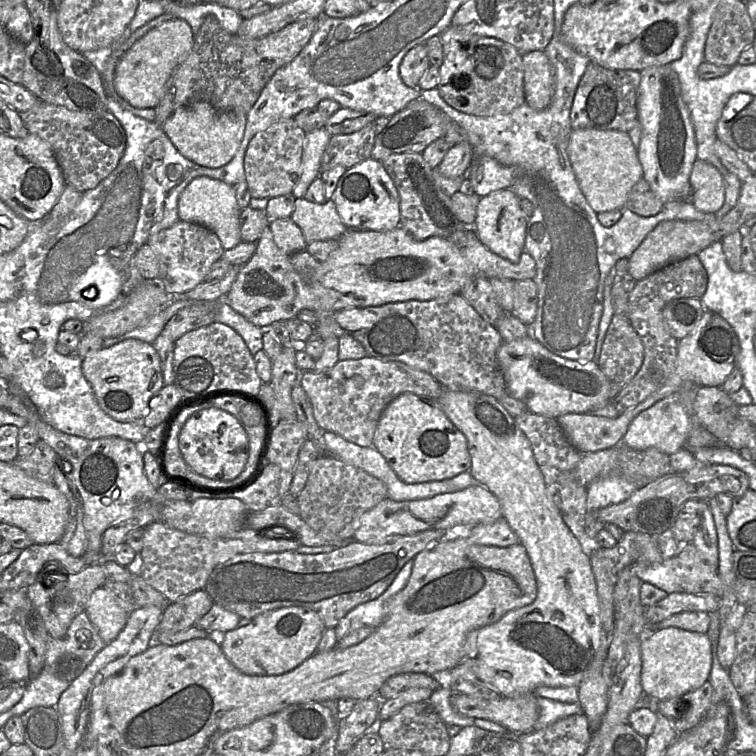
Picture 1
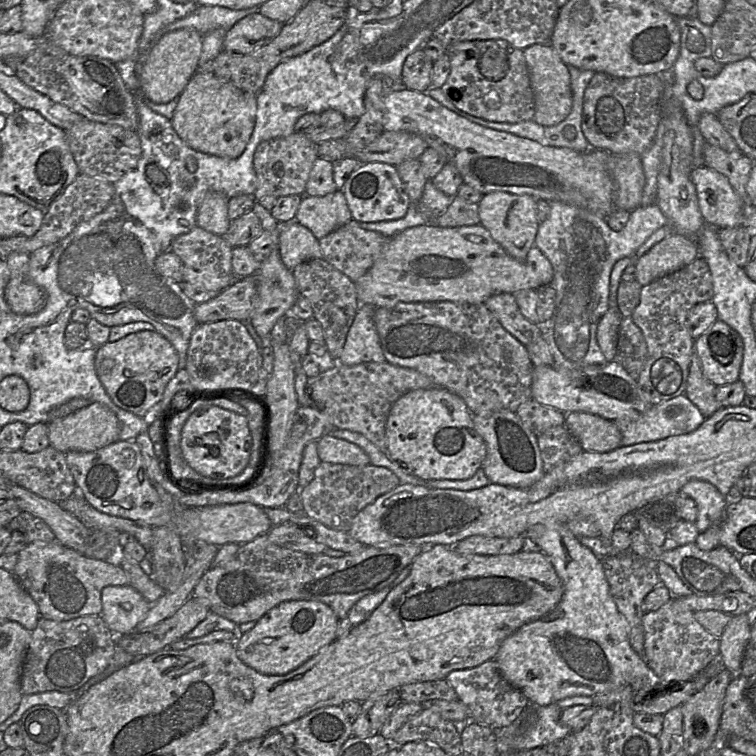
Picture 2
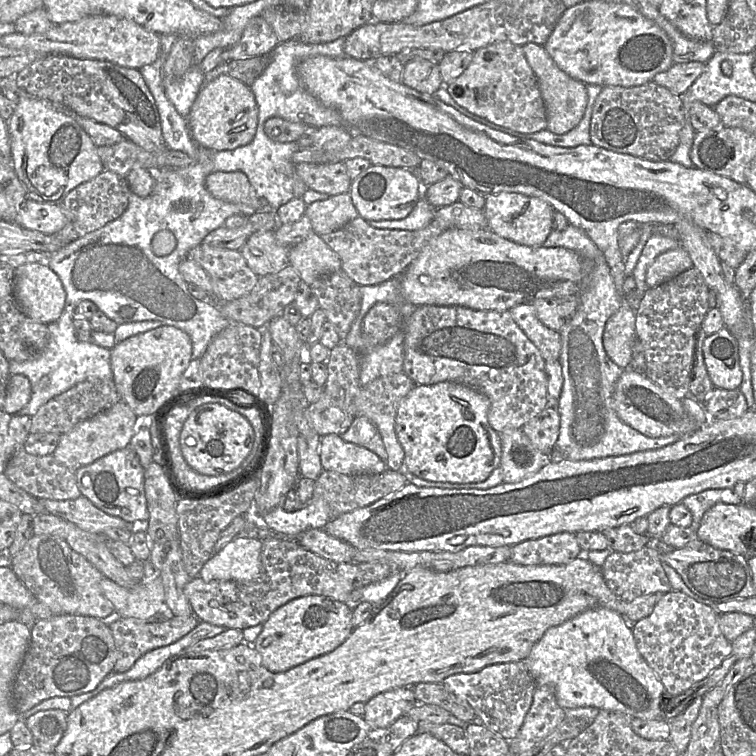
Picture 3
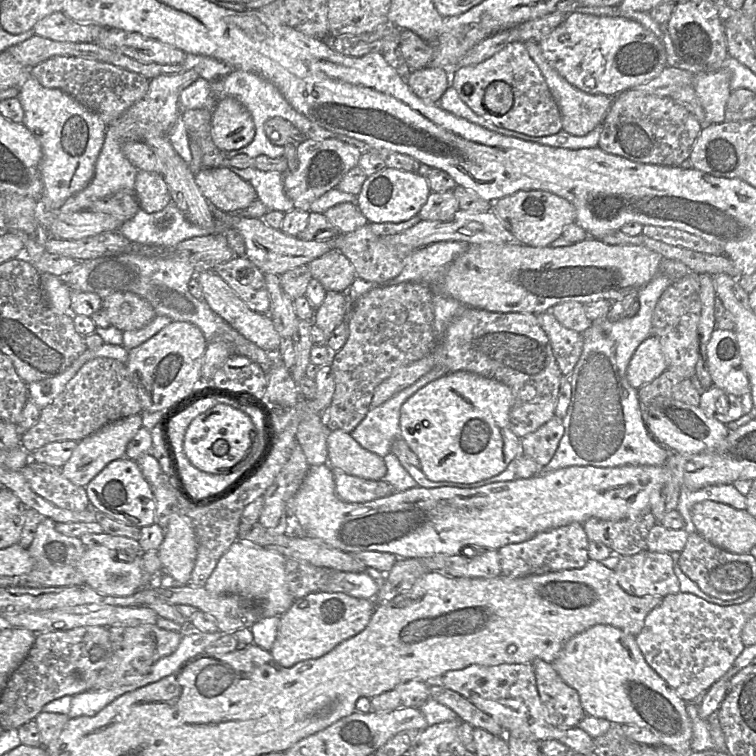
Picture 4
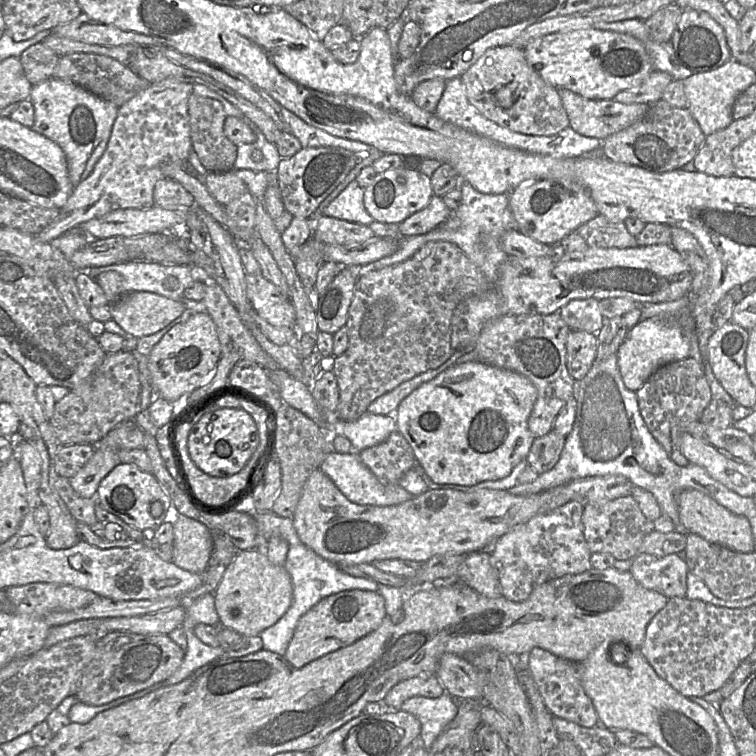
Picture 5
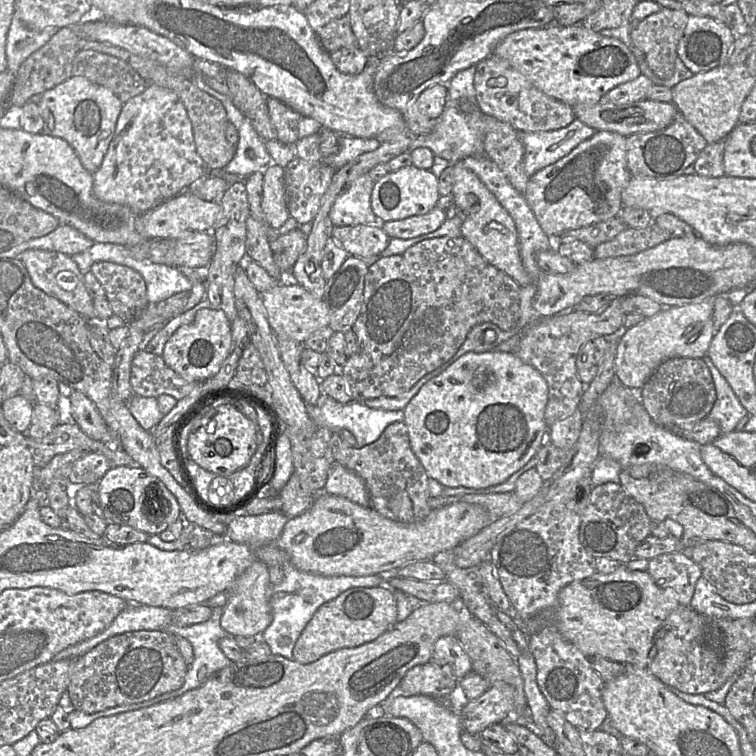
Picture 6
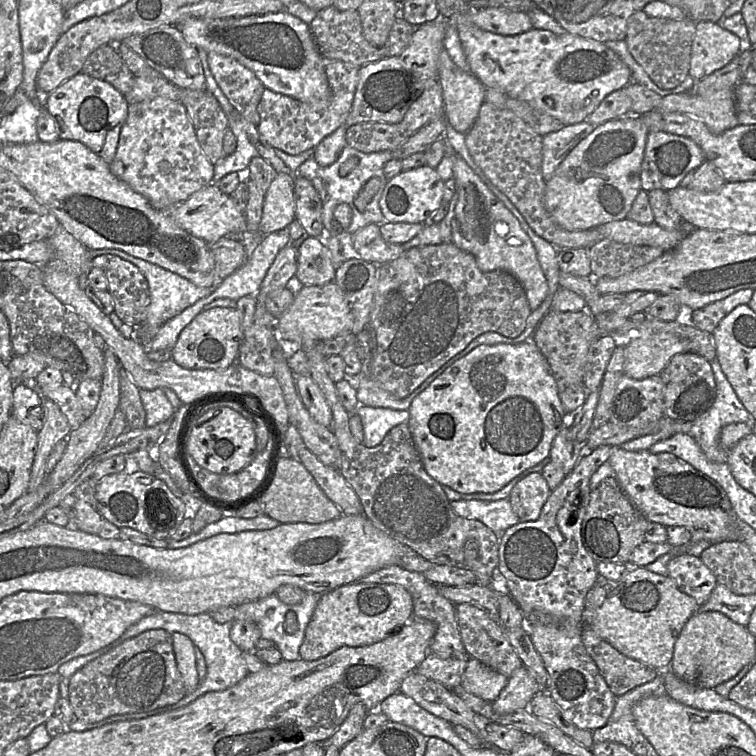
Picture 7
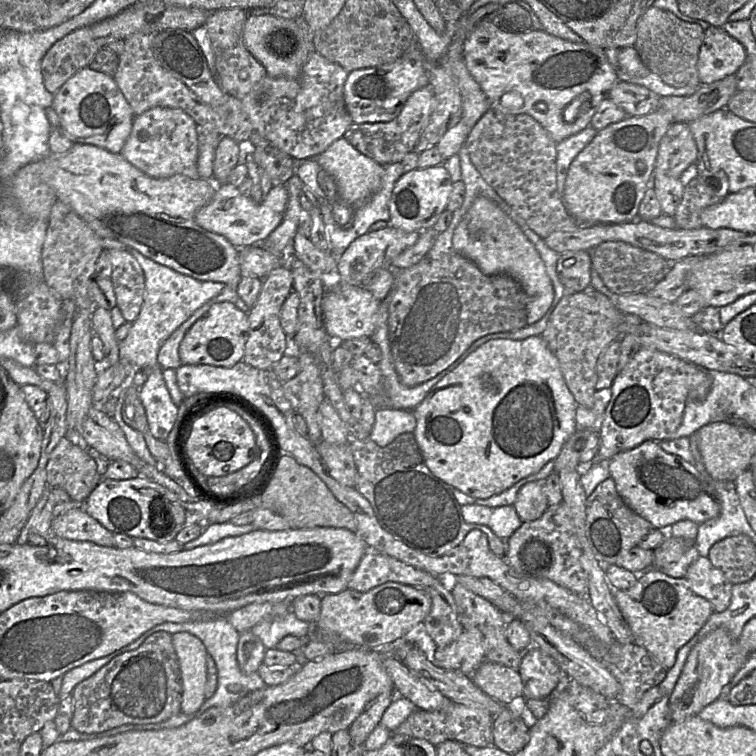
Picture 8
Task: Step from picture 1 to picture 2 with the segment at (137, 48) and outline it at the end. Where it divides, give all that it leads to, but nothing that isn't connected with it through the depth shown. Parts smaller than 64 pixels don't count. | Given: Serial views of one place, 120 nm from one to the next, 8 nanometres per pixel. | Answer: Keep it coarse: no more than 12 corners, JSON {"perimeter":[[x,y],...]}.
{"perimeter":[[160,33],[135,66],[142,97],[178,98],[199,71],[202,35]]}

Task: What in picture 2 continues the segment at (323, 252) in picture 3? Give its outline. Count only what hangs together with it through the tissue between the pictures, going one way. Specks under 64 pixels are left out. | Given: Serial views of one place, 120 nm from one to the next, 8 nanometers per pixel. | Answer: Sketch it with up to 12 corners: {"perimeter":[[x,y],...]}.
{"perimeter":[[296,221],[282,224],[278,250],[290,271],[322,258],[319,240]]}

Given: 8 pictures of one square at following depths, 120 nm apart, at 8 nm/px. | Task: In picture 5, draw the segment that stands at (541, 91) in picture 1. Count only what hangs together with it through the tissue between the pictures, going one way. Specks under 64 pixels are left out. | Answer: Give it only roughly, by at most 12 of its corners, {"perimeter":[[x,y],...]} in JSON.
{"perimeter":[[558,89],[578,134],[604,140],[642,119],[651,104],[590,100]]}

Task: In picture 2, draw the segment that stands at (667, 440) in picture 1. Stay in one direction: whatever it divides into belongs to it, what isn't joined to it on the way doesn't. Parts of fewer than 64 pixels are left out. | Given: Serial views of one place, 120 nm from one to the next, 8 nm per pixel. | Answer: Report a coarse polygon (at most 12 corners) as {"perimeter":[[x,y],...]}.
{"perimeter":[[683,394],[616,423],[627,447],[690,433],[705,419]]}

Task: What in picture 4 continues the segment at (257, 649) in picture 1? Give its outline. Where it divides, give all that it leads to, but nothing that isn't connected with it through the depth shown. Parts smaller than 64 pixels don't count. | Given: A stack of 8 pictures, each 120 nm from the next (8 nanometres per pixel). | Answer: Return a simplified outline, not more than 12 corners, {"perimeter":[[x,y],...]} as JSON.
{"perimeter":[[315,592],[280,616],[269,651],[285,668],[320,658],[377,605]]}

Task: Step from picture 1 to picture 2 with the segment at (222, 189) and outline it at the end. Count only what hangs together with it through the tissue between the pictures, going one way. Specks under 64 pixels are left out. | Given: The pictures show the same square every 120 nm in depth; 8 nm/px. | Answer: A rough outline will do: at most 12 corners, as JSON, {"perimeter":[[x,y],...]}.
{"perimeter":[[208,192],[196,226],[222,237],[231,223],[228,200]]}

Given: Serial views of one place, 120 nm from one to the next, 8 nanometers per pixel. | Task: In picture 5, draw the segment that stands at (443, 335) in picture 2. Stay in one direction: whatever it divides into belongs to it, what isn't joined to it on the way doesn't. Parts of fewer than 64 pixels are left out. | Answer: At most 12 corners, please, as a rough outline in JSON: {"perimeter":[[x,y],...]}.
{"perimeter":[[558,313],[488,321],[477,361],[528,378],[528,429],[549,433],[570,397],[570,327]]}

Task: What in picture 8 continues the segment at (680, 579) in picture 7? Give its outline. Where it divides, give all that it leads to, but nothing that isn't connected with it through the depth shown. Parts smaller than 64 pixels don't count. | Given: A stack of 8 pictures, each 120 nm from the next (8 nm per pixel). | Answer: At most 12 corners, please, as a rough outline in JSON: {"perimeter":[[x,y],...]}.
{"perimeter":[[708,557],[684,578],[714,612],[729,607],[733,584]]}

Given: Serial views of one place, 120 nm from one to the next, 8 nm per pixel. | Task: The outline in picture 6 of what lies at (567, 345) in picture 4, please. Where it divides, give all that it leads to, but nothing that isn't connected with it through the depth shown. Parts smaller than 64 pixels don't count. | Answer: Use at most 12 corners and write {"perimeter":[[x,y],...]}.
{"perimeter":[[609,337],[586,342],[576,357],[580,381],[590,384]]}

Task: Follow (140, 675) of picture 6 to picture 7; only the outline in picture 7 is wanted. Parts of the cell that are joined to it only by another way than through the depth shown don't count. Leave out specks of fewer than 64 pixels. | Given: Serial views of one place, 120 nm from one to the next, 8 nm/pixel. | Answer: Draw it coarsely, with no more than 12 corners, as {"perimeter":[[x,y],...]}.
{"perimeter":[[145,631],[71,676],[87,723],[186,695],[172,634]]}

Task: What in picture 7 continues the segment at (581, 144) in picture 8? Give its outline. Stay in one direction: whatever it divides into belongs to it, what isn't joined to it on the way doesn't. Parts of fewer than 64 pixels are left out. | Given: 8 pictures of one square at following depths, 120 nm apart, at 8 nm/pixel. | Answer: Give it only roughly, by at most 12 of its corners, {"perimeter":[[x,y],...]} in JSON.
{"perimeter":[[585,120],[542,136],[542,174],[552,177],[595,127]]}

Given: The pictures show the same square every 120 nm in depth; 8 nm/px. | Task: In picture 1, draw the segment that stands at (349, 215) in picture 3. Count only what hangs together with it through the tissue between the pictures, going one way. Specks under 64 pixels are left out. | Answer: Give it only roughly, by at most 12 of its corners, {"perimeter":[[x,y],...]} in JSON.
{"perimeter":[[297,198],[290,219],[307,245],[348,229],[332,200]]}

